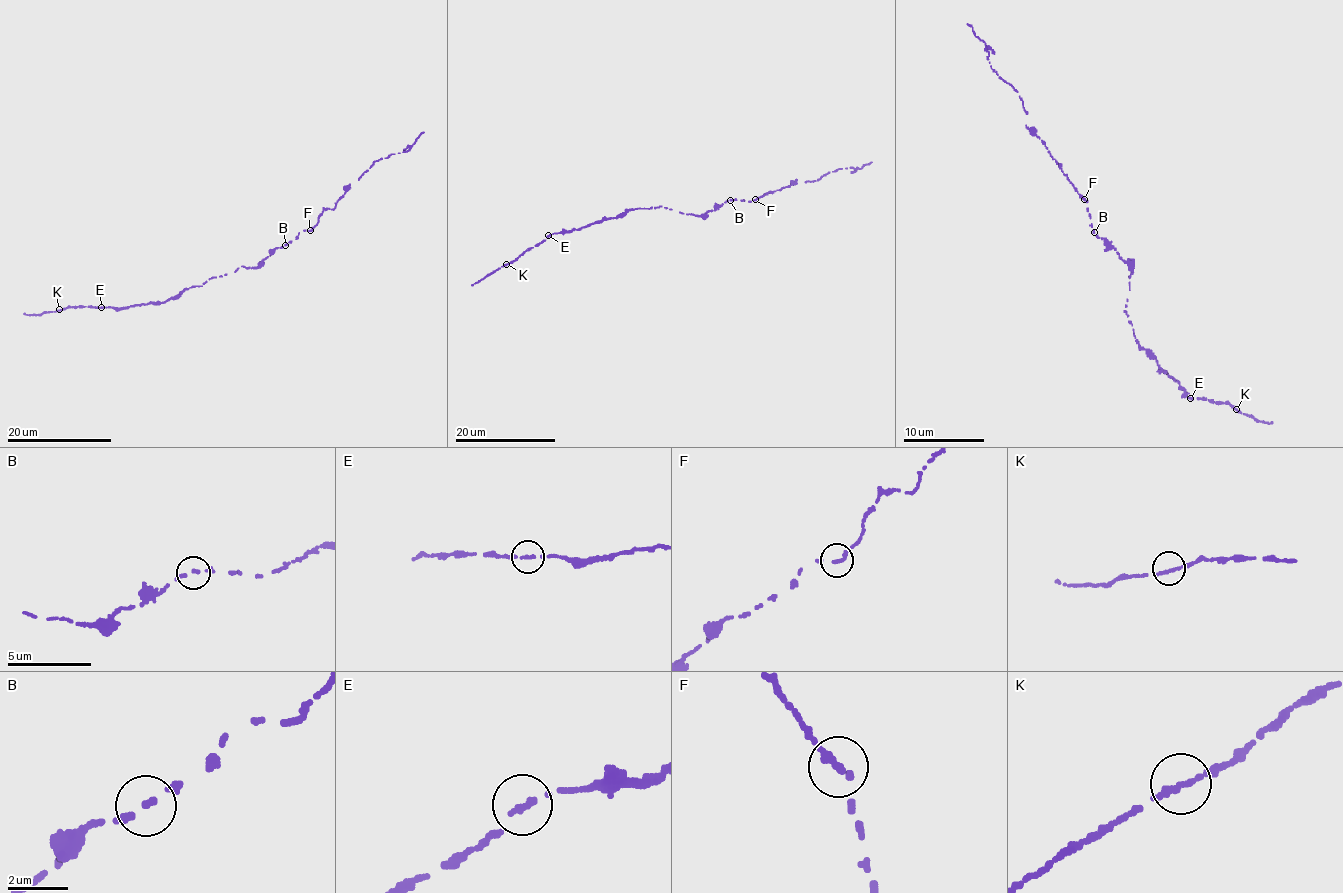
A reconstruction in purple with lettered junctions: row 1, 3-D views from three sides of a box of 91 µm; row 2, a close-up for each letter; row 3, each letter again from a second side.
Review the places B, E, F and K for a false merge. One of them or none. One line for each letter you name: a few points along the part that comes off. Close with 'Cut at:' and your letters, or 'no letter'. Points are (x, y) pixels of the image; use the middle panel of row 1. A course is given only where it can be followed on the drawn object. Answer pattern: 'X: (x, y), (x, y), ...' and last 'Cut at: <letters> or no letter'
Cut at: no letter

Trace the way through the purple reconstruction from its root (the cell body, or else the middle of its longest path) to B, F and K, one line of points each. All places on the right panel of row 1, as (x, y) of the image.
B: (1130, 276), (1131, 268), (1094, 232)
F: (1130, 276), (1131, 268), (1092, 229), (1084, 199)
K: (1130, 276), (1124, 312), (1137, 343), (1156, 360), (1159, 371), (1180, 384), (1190, 399), (1225, 403), (1236, 409)

